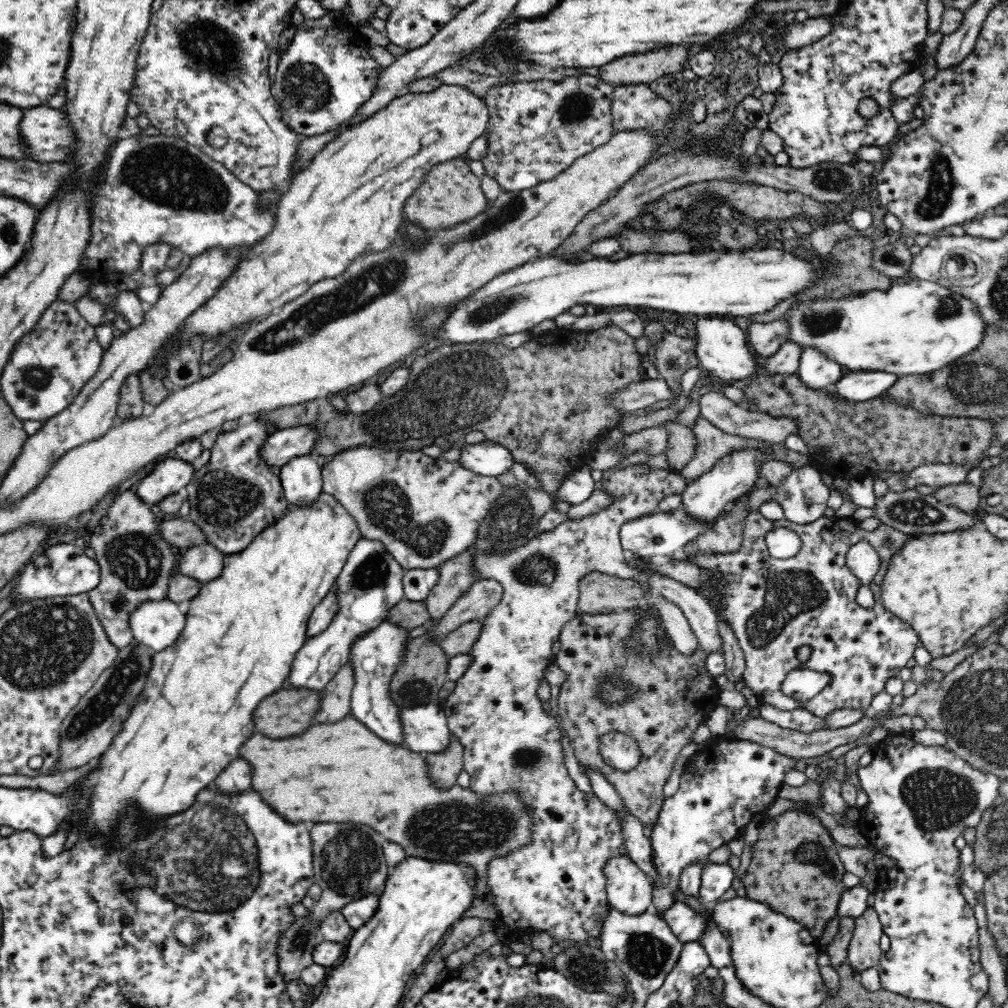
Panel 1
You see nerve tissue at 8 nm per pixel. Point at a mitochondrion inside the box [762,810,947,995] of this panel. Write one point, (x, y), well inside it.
(812, 853)

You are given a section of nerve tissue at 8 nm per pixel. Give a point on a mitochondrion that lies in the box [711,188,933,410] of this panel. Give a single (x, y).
(818, 322)

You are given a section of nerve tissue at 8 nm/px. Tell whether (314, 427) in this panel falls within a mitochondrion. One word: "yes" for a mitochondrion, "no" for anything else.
no

